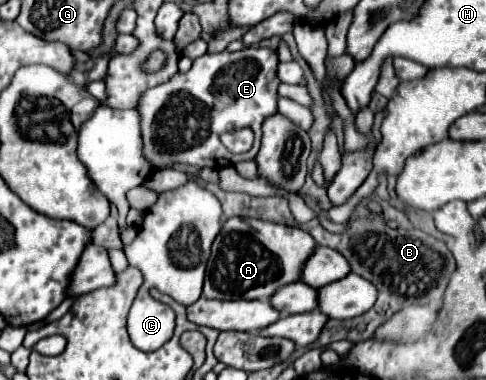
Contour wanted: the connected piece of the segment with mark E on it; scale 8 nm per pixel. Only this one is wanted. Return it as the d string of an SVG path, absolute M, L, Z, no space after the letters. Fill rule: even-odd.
M250 46L242 52L220 52L196 58L188 72L174 74L168 82L142 92L138 100L144 158L154 170L170 164L188 164L198 168L224 168L240 160L252 160L260 148L262 122L276 112L278 96L278 56L276 50ZM252 128L254 146L246 154L230 154L220 142L220 134Z

